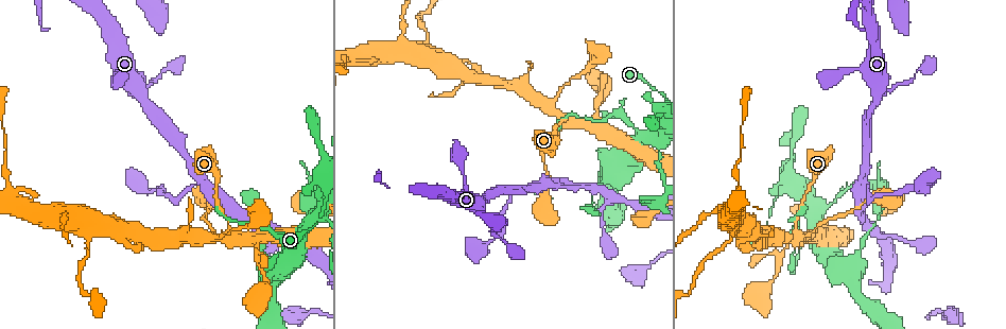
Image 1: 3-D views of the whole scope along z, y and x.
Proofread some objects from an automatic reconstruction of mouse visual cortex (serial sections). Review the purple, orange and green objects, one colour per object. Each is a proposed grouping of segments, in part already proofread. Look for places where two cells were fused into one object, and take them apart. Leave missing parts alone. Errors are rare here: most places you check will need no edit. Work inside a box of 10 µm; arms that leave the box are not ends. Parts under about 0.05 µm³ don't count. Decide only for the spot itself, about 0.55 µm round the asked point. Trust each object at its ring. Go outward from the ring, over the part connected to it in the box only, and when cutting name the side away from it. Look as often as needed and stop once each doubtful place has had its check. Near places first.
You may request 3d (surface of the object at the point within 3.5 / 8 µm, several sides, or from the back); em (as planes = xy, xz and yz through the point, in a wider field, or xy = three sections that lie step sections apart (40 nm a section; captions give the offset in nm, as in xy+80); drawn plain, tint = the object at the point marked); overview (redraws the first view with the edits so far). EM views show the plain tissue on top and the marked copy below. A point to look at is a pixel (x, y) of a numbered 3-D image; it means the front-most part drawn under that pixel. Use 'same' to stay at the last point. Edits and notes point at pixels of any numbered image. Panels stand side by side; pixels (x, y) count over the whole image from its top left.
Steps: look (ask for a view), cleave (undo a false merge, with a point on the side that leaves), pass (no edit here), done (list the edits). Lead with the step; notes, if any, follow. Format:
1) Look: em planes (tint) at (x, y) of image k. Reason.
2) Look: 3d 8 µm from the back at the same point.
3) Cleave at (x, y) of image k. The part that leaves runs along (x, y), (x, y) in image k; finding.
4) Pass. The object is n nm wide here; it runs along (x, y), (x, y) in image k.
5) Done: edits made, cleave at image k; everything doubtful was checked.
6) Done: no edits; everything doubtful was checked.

Look: 3d 3.5 µm at (542, 184) of image 1. Branch point.

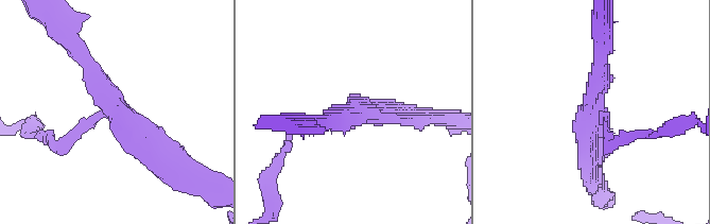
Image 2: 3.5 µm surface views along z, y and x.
Look: em xy step 5 (tint) at (353, 115) of image 2. 3 arms meet here; the arms are 150, 250, 250 nm wide.

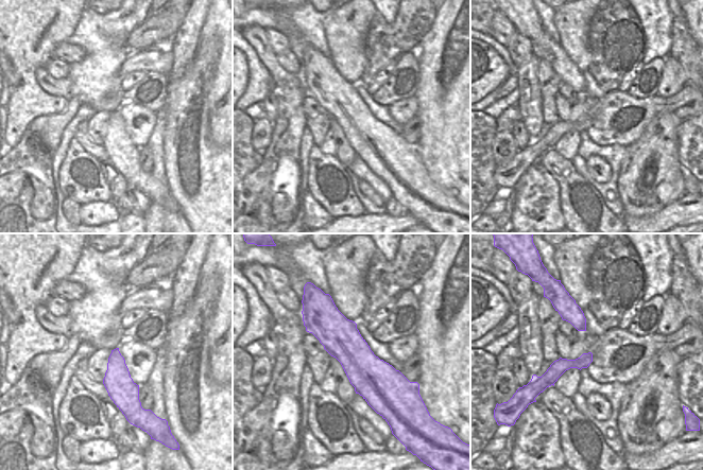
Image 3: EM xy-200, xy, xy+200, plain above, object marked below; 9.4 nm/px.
Pass. All the same cell.

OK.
Look: 3d 3.5 µm at (797, 237) of image 1. Looks like a crossing.

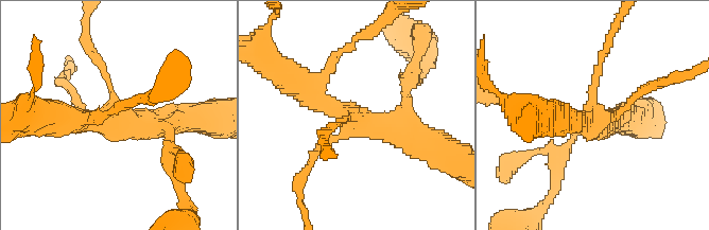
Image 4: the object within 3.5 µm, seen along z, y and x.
Look: em xy step 1 (tint) at (590, 117) of image 4. 4 arms meet here; the arms are 100, 150, 350, 350 nm wide; need the tissue.

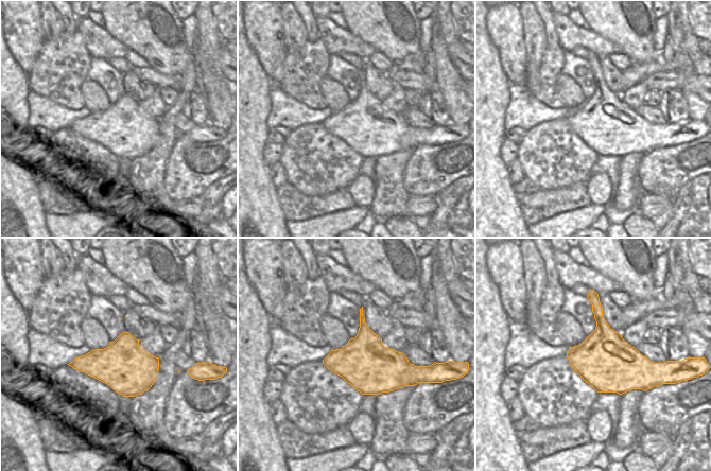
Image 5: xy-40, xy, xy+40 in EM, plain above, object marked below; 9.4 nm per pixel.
Pass. It runs along (606, 50), (590, 122), (554, 116) in image 4; one cell here.

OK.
Look: 3d 8 µm at (277, 236) of image 1. Abrupt turn.

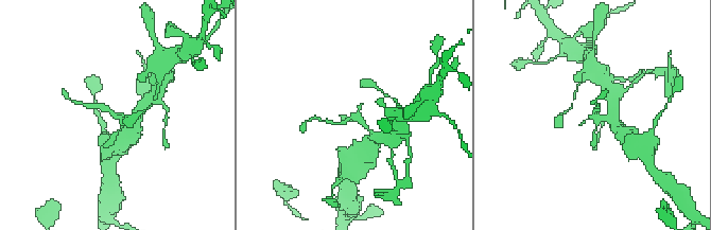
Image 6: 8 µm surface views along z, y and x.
Look: em planes (tint) at the same point. Now the EM.

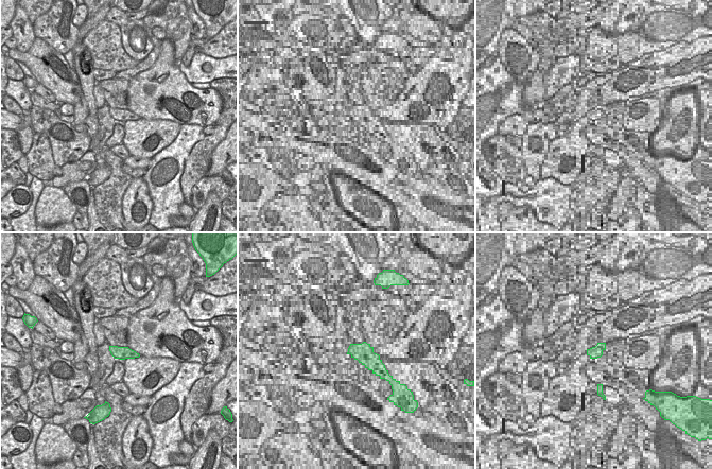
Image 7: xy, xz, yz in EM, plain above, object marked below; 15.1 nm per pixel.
Pass. It runs along (376, 138), (356, 117), (341, 123), (328, 122) in image 6; all the same cell.

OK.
Done: no edits; everything doubtful was checked.

